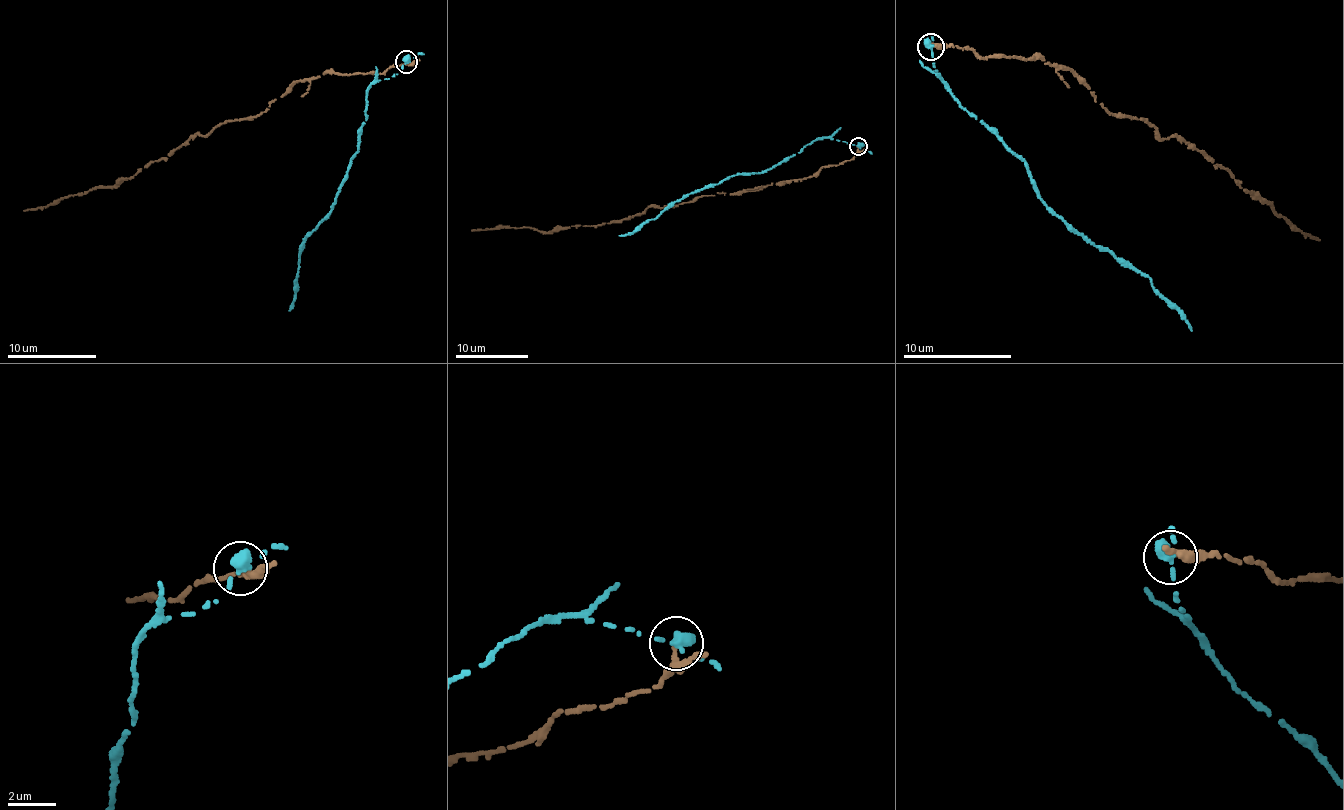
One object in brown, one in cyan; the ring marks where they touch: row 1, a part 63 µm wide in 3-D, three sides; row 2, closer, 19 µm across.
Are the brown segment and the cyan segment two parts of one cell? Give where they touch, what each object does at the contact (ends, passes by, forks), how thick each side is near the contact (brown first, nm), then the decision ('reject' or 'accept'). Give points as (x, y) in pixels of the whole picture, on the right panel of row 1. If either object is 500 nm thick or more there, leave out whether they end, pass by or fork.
at (931, 47); 170 nm thick on the brown side, 500 nm on the other; reject

